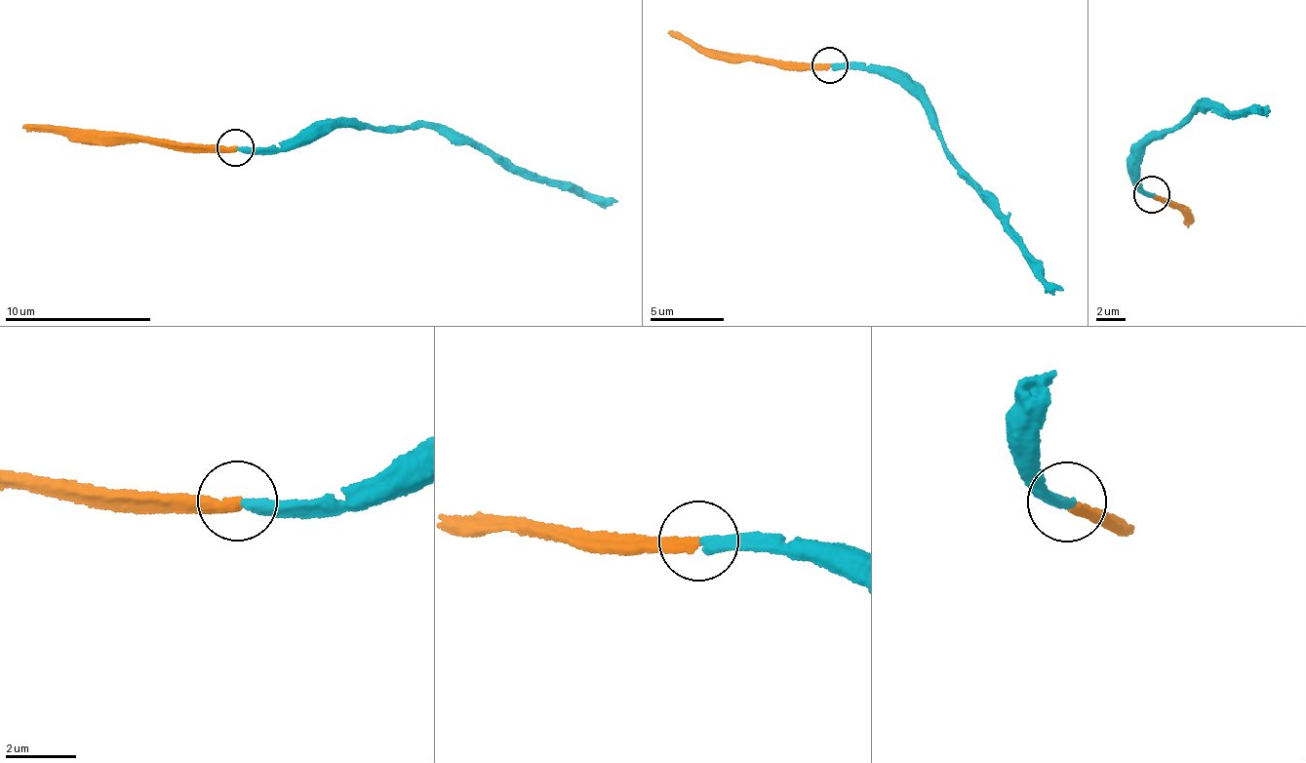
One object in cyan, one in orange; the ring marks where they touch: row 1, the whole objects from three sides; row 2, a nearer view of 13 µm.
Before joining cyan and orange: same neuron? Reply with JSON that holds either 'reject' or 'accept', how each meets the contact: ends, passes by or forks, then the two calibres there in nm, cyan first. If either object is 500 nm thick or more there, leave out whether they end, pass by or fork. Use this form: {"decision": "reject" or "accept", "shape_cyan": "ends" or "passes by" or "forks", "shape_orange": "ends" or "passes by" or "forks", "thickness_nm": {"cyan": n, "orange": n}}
{"decision": "accept", "shape_cyan": "ends", "shape_orange": "ends", "thickness_nm": {"cyan": 320, "orange": 360}}

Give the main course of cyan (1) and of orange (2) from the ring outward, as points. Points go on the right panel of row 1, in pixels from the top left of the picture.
1: (1152, 195), (1135, 188), (1134, 180), (1145, 144), (1192, 121), (1211, 100), (1232, 113), (1251, 103), (1259, 107)
2: (1152, 195), (1192, 217), (1188, 224)

